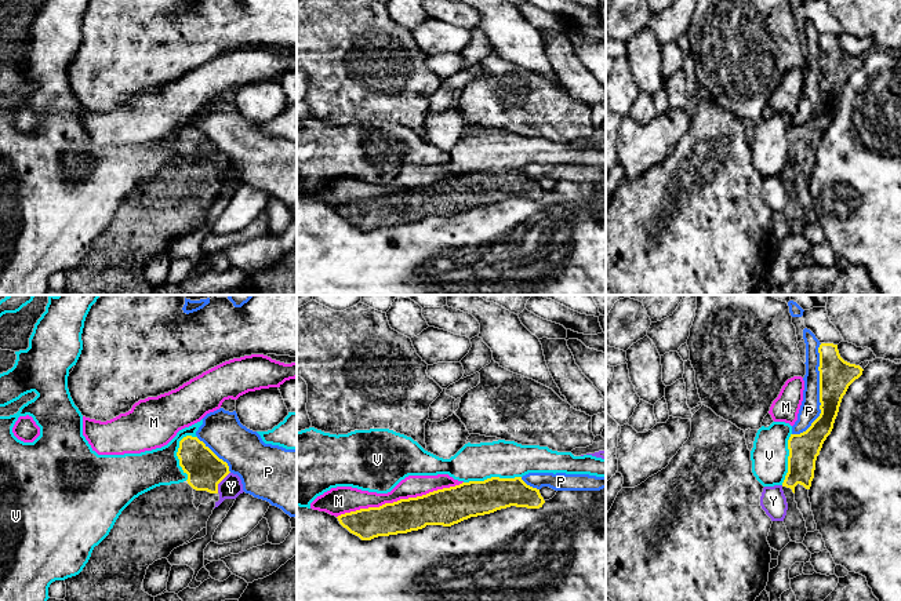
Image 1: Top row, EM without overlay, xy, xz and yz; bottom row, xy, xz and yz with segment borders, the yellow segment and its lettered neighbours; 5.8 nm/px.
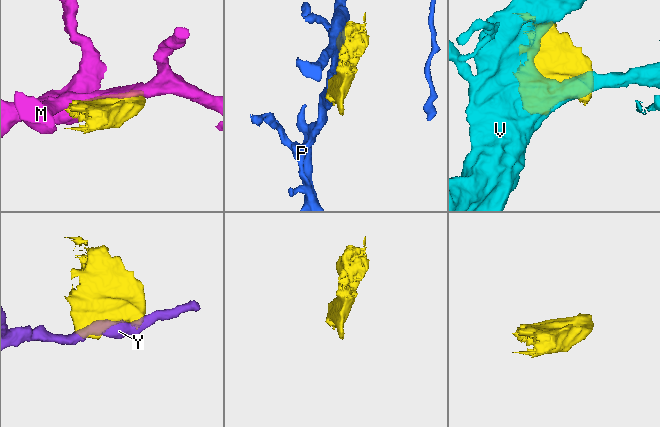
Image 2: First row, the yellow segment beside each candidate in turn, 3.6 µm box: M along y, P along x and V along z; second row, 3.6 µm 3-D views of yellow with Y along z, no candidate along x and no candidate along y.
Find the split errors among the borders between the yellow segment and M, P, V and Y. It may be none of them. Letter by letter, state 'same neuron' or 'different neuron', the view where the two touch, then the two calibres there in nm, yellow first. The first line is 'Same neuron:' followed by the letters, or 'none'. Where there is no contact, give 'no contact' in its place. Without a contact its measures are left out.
Same neuron: none
M: different neuron; contact in xz; calibres 200 and 130 nm
P: different neuron; contact in yz; calibres 190 and 120 nm
V: different neuron; contact in xy; calibres 220 and 240 nm
Y: different neuron; contact in xy; calibres 220 and 140 nm

